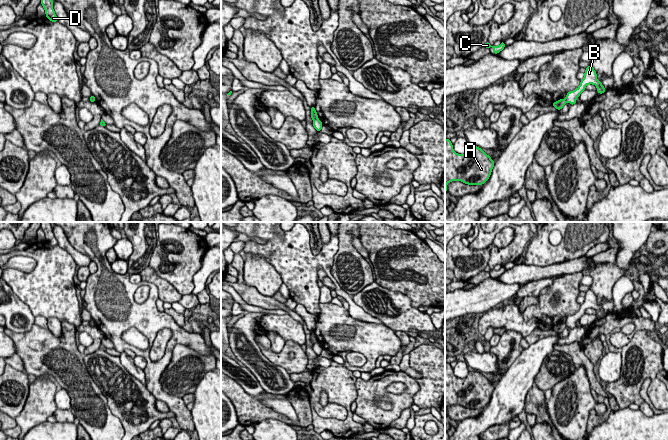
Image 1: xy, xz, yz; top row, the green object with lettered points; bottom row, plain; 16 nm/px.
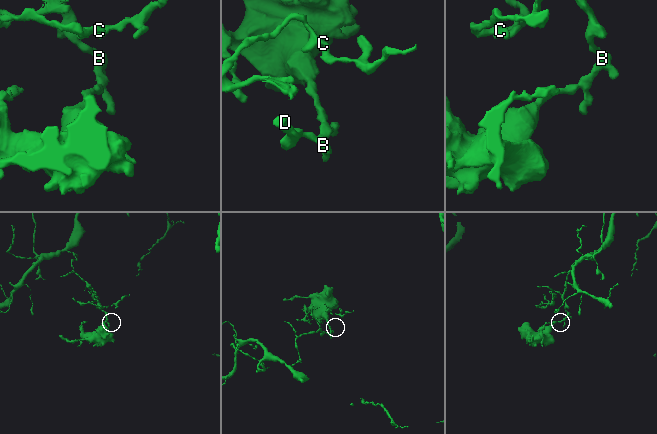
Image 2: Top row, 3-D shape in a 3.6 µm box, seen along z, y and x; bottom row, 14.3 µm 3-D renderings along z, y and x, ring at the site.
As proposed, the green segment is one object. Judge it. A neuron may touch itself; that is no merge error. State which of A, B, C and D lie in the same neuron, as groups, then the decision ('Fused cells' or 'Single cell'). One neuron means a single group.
Groups: A / B C D. Fused cells

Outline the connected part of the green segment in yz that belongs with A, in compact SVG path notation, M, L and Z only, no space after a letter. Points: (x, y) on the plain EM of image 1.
M445 362L445 416L447 408L452 405L461 405L468 409L482 409L490 401L495 386L481 372L469 371L465 378L458 378L453 373L450 363Z

